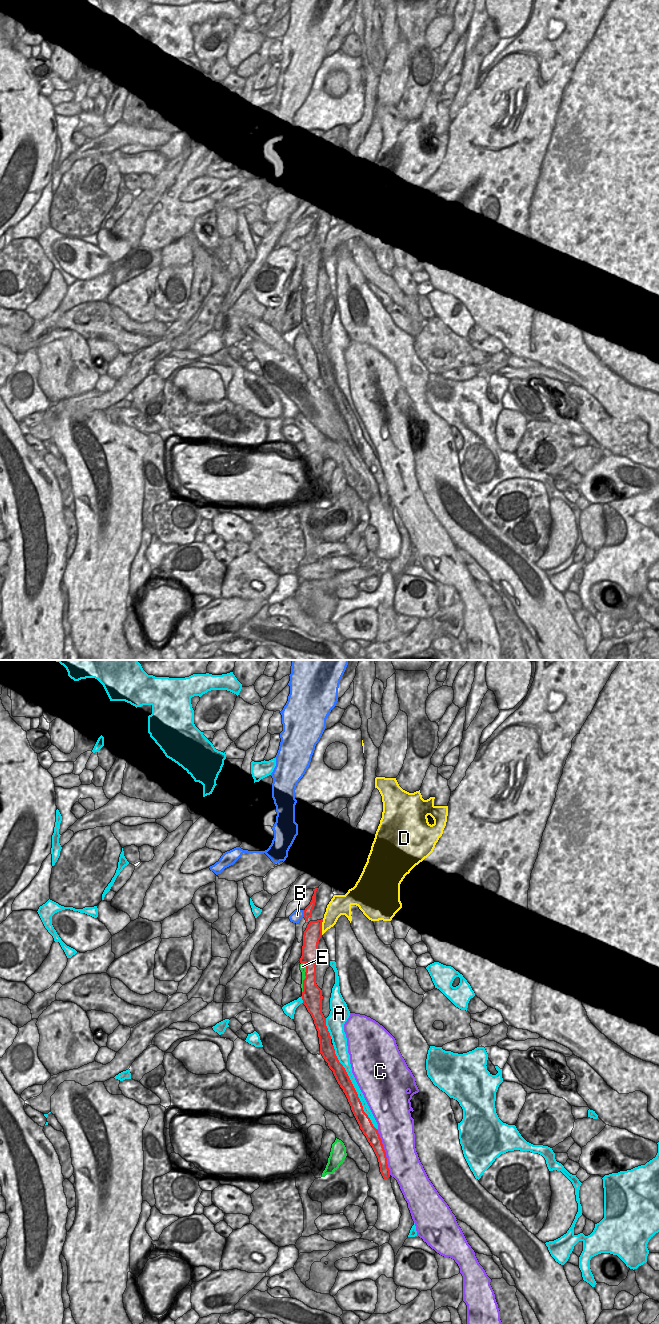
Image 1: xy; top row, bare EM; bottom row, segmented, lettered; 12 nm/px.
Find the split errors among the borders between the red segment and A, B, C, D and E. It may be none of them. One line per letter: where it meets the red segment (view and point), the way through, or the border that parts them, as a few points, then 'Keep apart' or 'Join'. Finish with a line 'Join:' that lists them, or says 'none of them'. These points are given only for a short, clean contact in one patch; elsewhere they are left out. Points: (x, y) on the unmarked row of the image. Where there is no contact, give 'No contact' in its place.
A: Touches red at xy (353, 415). Keep apart
B: Touches red at xy (304, 241). Keep apart
C: Touches red at xy (385, 480). Keep apart
D: Touches red at xy (321, 255). Keep apart
E: Touches red at xy (306, 305). Keep apart
Join: none of them

